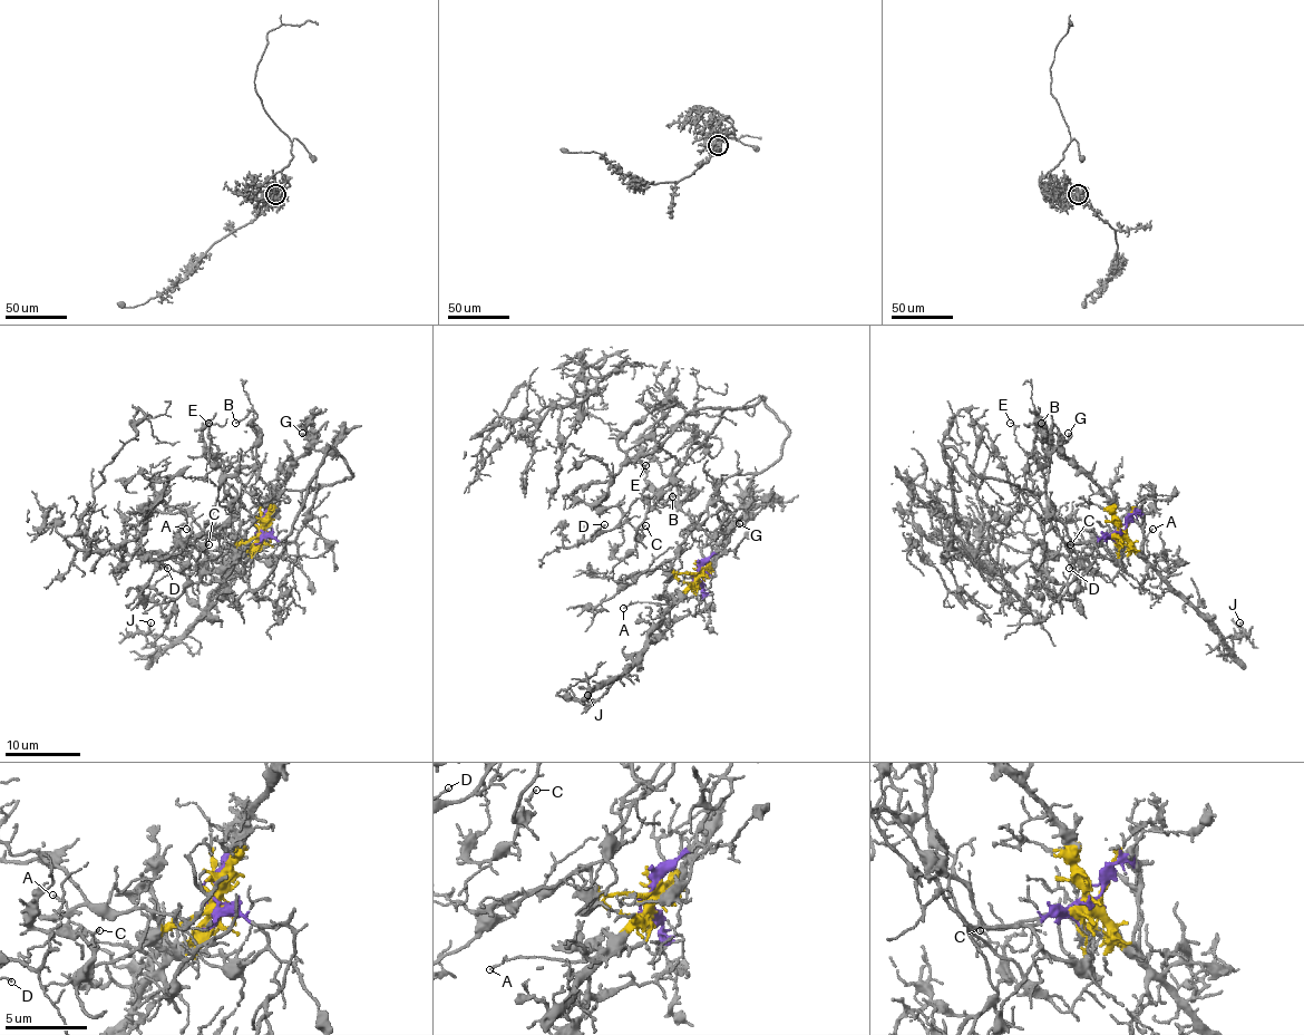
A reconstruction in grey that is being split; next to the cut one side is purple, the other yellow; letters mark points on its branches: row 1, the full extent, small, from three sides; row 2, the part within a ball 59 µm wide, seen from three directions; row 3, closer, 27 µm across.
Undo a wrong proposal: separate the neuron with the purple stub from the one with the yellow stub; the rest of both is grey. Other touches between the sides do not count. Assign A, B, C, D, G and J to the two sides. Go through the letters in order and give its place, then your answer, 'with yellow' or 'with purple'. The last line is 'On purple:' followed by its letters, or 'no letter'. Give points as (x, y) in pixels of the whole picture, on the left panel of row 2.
A: at (186, 529); with yellow
B: at (235, 423); with purple
C: at (208, 544); with purple
D: at (167, 568); with purple
G: at (302, 433); with yellow
J: at (151, 622); with yellow
On purple: B, C, D

